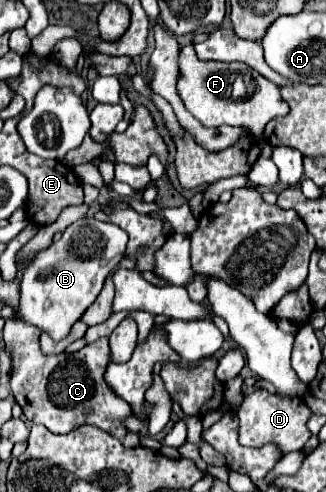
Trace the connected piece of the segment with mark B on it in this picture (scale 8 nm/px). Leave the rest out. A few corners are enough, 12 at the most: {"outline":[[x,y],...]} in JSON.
{"outline":[[68,226],[24,272],[22,318],[64,340],[122,260],[128,234]]}

